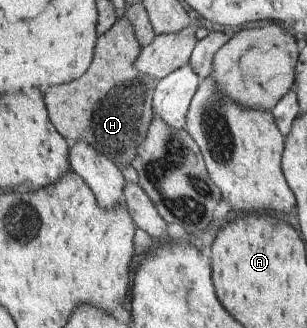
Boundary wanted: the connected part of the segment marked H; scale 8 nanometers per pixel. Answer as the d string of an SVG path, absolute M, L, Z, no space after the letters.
M127 16L119 19L109 32L99 36L96 56L89 70L73 82L59 86L43 88L46 105L55 128L74 144L80 140L89 141L96 149L110 156L117 164L131 163L140 144L148 135L155 115L154 96L159 80L153 75L141 72L136 67L143 46L136 35L134 24Z

